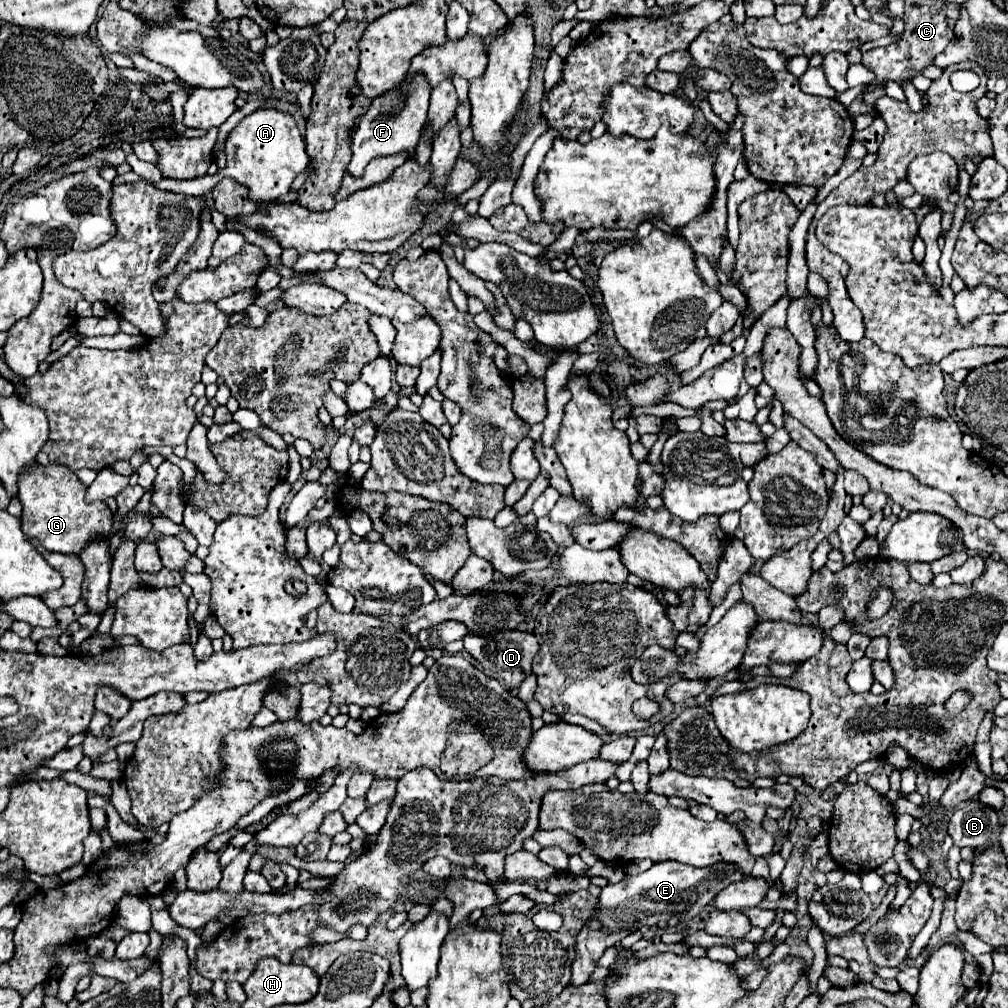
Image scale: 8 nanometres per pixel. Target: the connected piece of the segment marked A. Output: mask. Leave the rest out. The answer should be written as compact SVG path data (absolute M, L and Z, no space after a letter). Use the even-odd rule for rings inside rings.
M258 109L252 115L244 117L232 133L226 137L226 169L218 171L216 175L206 175L202 178L189 180L175 180L164 178L152 184L165 191L185 194L190 196L202 196L212 191L222 177L232 177L240 185L246 185L250 189L252 201L274 201L280 195L286 195L290 191L292 179L302 173L310 159L306 155L304 139L296 127L296 121L292 115L282 113L278 109Z

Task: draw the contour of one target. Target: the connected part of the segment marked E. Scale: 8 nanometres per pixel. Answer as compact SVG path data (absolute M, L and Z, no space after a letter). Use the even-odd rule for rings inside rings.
M660 861L654 863L648 871L640 875L624 875L620 883L608 883L600 897L592 917L584 923L576 937L576 959L572 963L572 981L570 985L584 985L592 975L596 961L608 949L620 943L628 933L638 931L640 925L658 925L660 921L668 921L676 917L680 921L696 917L704 905L708 905L724 887L730 883L742 881L744 875L738 873L734 865L716 863L712 867L690 867L678 861ZM606 917L606 919L594 919Z

